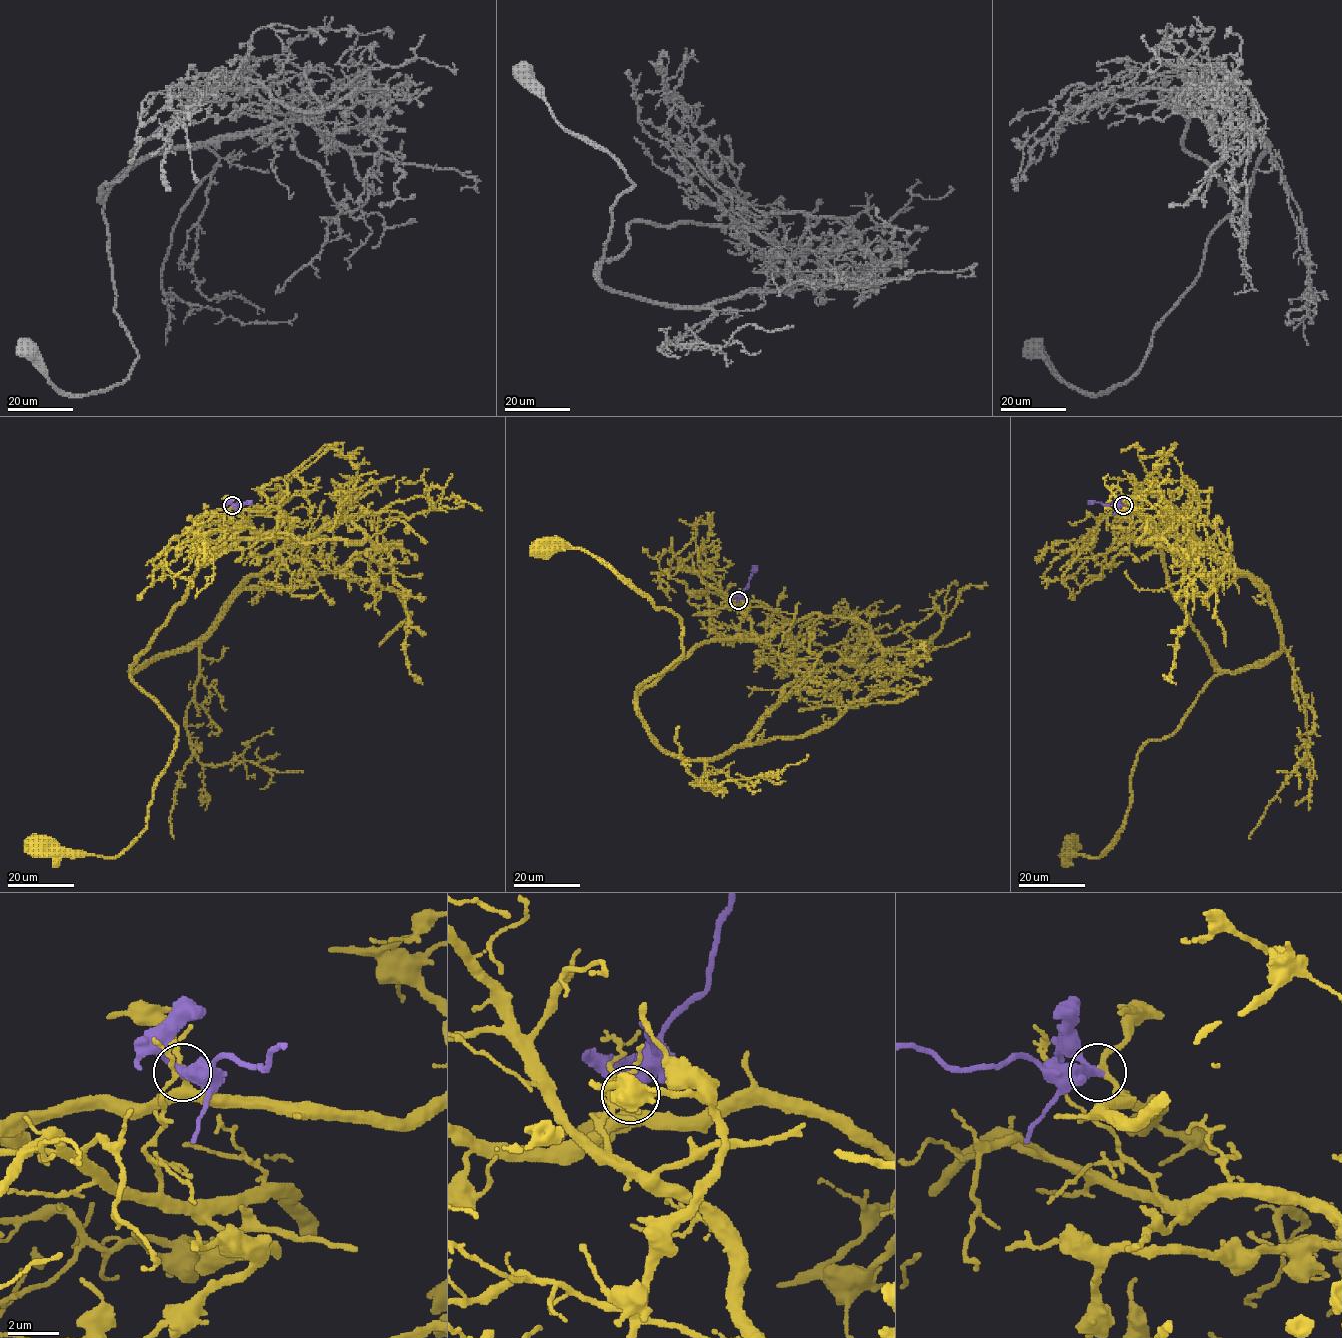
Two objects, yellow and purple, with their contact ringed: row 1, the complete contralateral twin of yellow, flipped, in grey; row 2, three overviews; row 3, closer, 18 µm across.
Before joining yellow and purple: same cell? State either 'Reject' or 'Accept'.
Accept

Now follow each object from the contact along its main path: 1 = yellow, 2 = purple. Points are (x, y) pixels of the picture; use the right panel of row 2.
1: (1123, 505), (1160, 538), (1173, 597), (1218, 672), (1178, 728), (1137, 755), (1119, 836), (1097, 857), (1071, 844)
2: (1123, 505), (1103, 505), (1088, 500)

